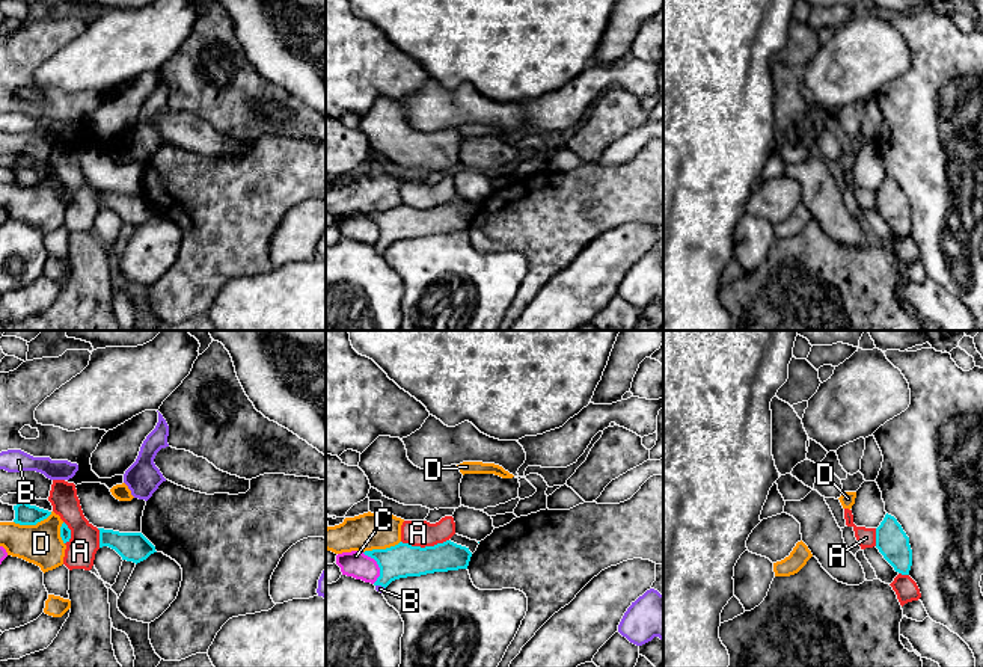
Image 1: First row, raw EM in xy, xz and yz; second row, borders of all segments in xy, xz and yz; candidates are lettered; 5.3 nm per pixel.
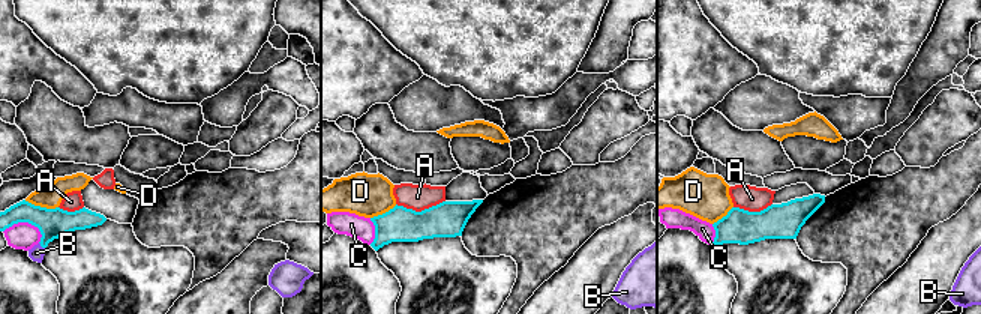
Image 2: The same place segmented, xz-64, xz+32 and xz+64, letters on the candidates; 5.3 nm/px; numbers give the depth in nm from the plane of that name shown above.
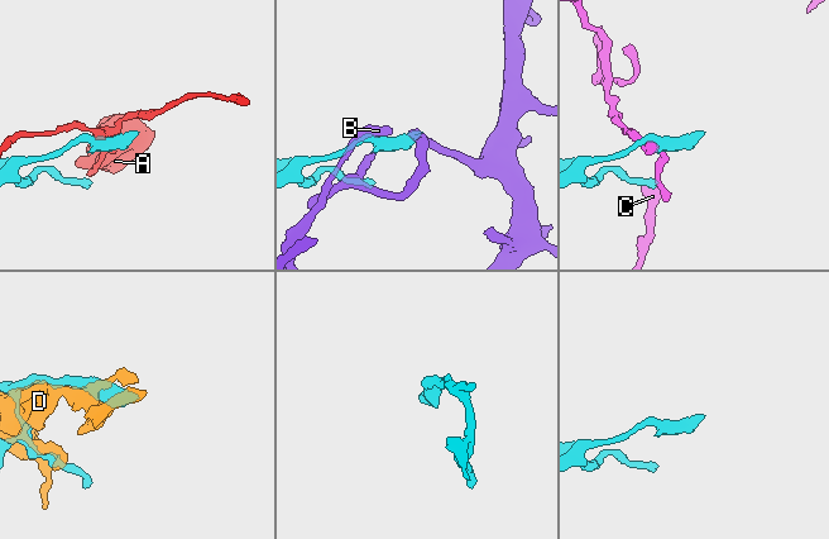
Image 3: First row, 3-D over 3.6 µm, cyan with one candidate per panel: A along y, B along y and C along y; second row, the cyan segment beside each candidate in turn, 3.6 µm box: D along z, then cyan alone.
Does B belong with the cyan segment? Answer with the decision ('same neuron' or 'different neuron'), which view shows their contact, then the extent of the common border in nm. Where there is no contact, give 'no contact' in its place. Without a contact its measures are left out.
same neuron; meets cyan in xz; contact 60 nm long

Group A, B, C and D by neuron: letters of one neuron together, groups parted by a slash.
A / B / C / D

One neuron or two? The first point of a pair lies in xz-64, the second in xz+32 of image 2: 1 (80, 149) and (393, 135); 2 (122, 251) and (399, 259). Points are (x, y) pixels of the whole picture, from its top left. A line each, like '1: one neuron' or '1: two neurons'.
1: one neuron
2: one neuron

